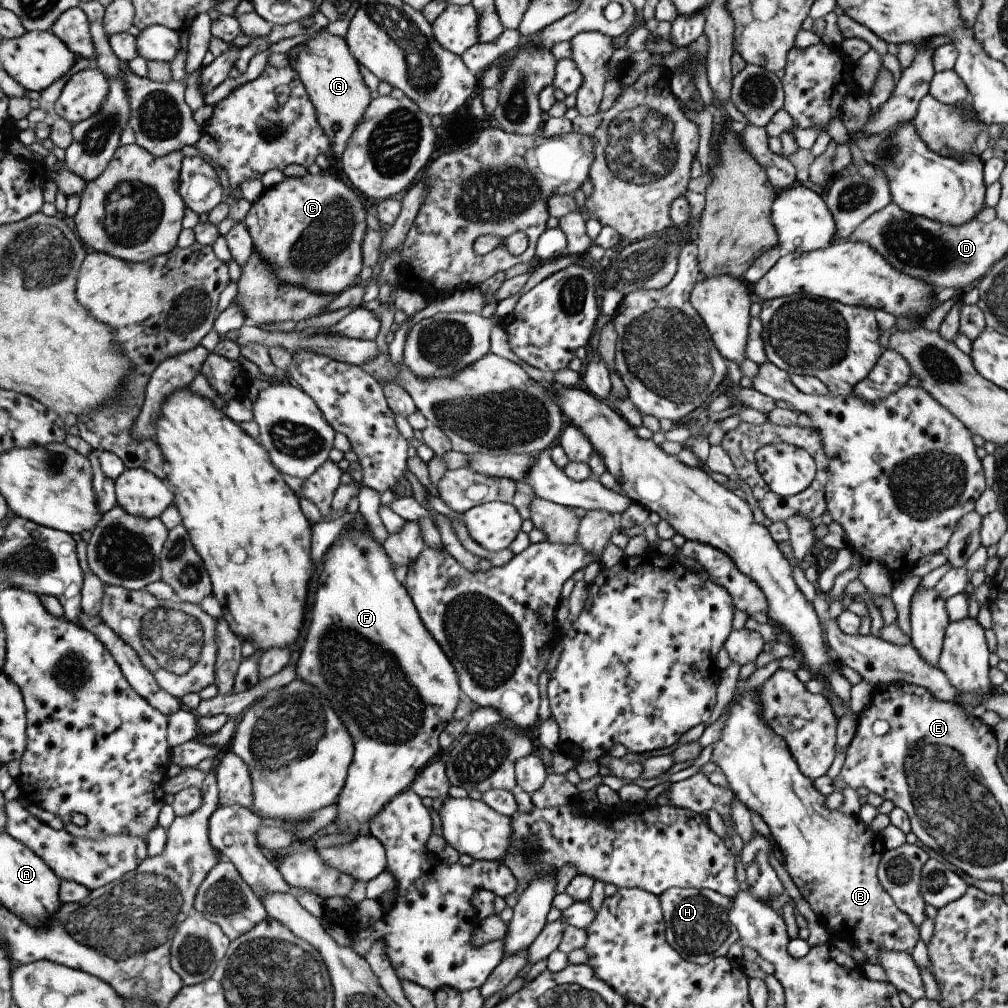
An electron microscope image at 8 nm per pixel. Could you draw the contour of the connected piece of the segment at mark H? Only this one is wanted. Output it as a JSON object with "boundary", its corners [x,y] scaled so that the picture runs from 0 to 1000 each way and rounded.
{"boundary":[[[661,882],[654,890],[660,930],[663,937],[672,942],[682,953],[699,957],[712,949],[720,949],[724,938],[733,933],[733,925],[722,911],[726,892],[704,882]]]}

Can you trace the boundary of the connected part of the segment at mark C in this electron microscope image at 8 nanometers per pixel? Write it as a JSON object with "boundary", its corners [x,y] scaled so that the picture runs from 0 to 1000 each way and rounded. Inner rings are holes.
{"boundary":[[[318,169],[315,173],[305,172],[300,176],[282,176],[279,182],[265,187],[250,201],[243,223],[249,232],[252,249],[269,264],[280,281],[302,283],[307,289],[329,293],[338,291],[356,280],[360,265],[359,241],[364,231],[364,204],[357,199],[357,191],[345,186],[339,178]]]}

